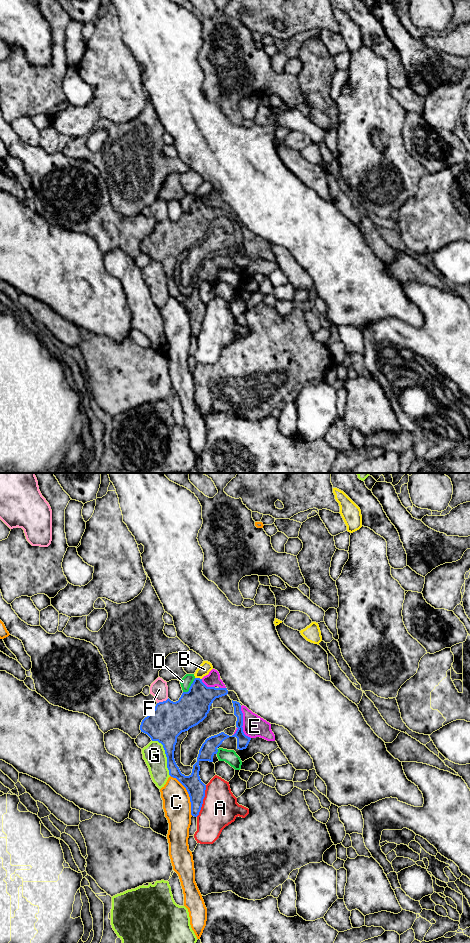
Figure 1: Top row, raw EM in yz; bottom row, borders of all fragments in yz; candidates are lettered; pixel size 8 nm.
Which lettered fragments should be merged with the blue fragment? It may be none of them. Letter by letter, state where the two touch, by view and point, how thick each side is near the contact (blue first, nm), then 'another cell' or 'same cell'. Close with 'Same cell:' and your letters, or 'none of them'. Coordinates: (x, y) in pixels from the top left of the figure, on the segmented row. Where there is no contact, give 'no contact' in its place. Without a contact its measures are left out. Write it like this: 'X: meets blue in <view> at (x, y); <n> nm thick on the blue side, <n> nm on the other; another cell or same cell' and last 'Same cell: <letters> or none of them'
A: meets blue in yz at (202, 801); 150 nm thick on the blue side, 280 nm on the other; another cell
B: meets blue in yz at (198, 678); 260 nm thick on the blue side, 90 nm on the other; another cell
C: meets blue in yz at (188, 793); 150 nm thick on the blue side, 220 nm on the other; another cell
D: meets blue in yz at (190, 687); 260 nm thick on the blue side, 90 nm on the other; another cell
E: meets blue in yz at (242, 723); 100 nm thick on the blue side, 180 nm on the other; another cell
F: meets blue in yz at (163, 701); 300 nm thick on the blue side, 140 nm on the other; another cell
G: meets blue in yz at (166, 755); 300 nm thick on the blue side, 180 nm on the other; another cell
Same cell: none of them

